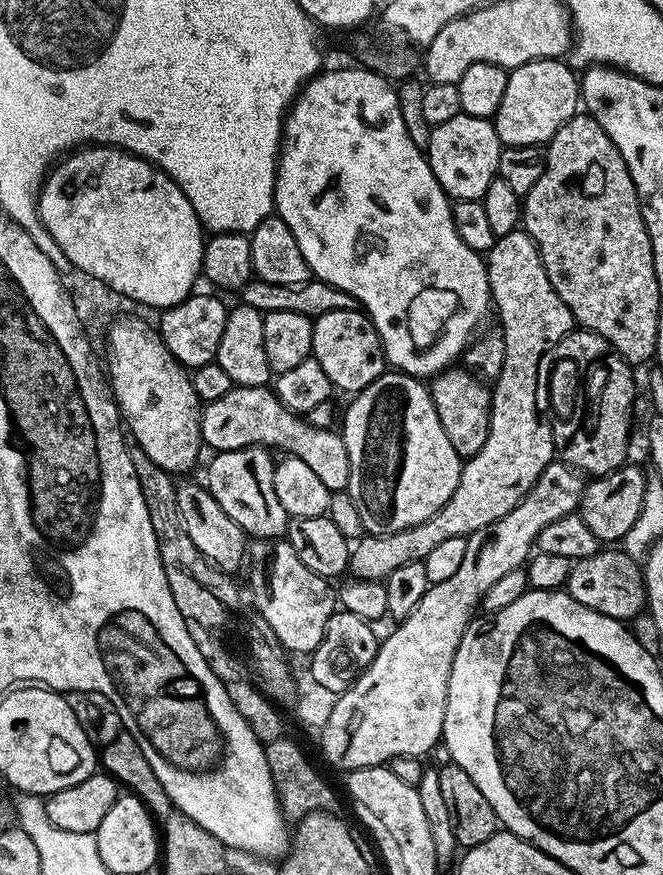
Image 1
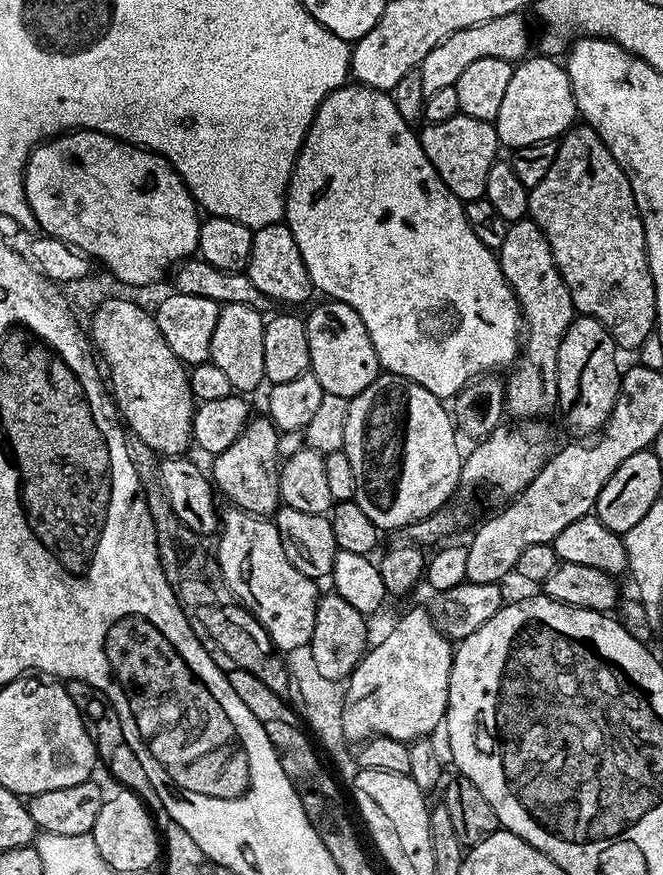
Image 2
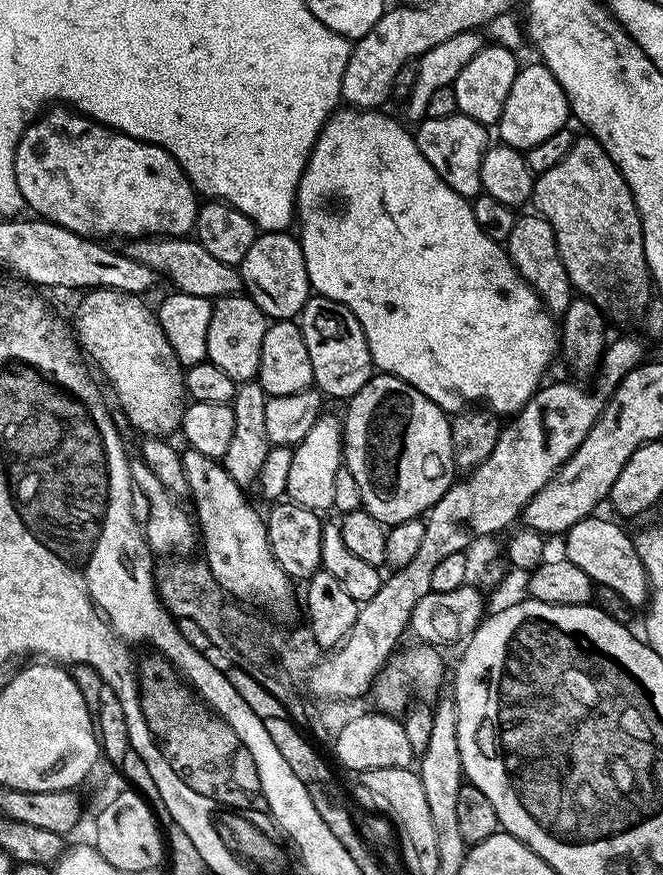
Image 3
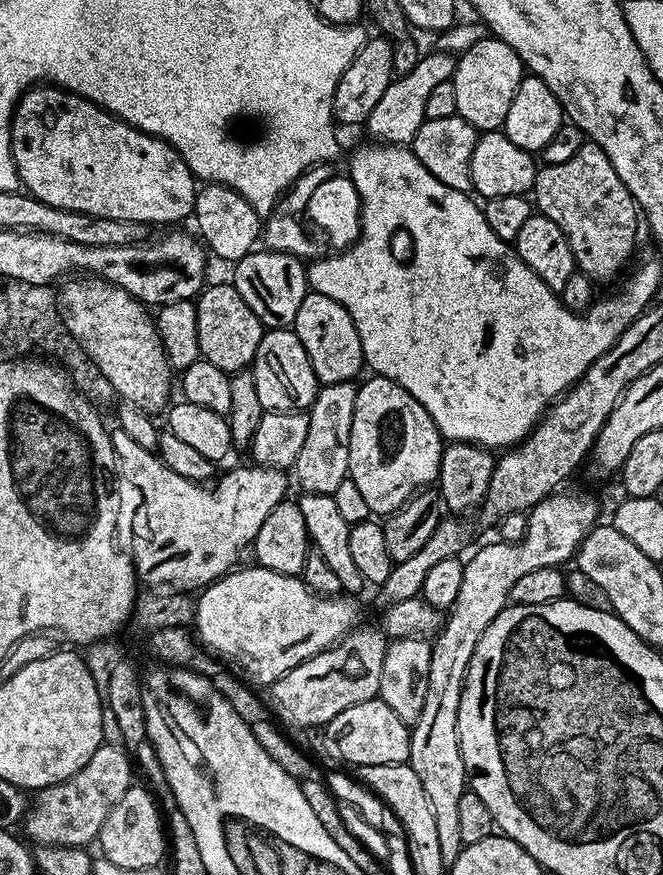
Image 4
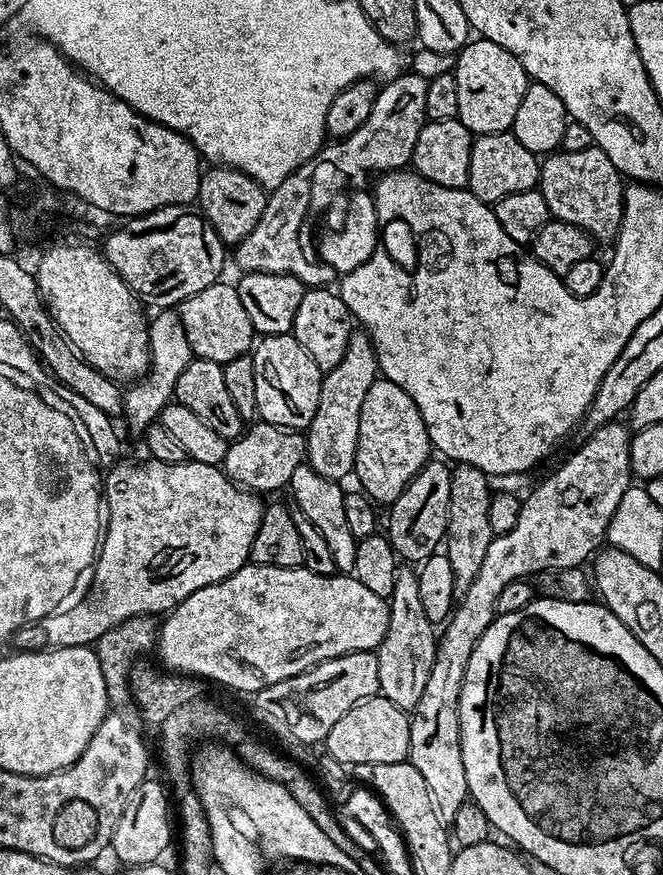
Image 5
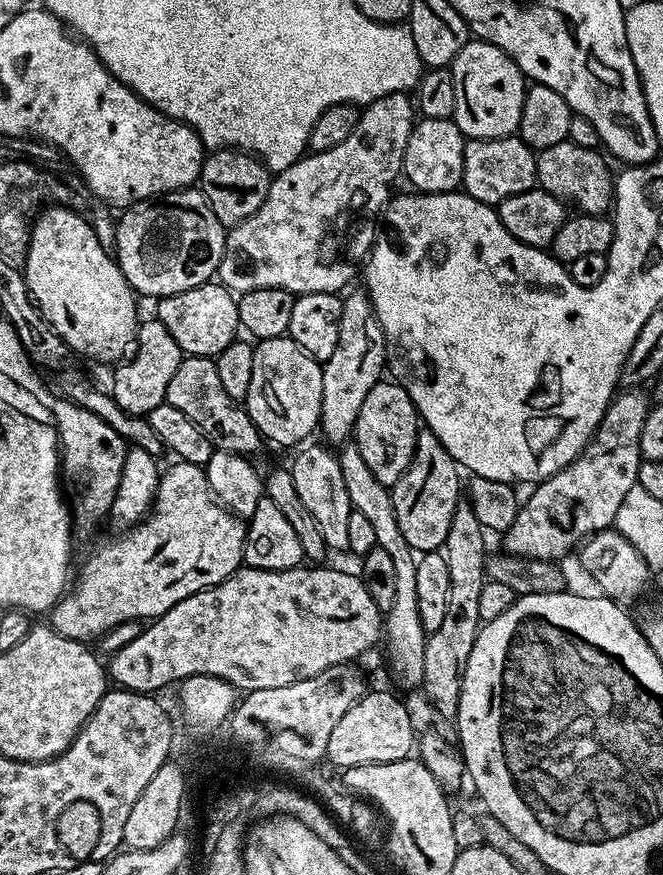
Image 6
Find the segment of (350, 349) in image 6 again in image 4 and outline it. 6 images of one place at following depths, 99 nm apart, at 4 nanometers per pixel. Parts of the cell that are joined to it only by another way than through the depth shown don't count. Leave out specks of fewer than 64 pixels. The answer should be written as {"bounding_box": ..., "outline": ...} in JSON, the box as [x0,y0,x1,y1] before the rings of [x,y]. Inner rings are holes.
{"bounding_box":[294,383,356,496],"outline":[[[355,383],[346,384],[325,384],[316,393],[316,400],[313,402],[310,411],[307,413],[308,429],[306,430],[306,442],[302,446],[302,454],[298,454],[294,465],[294,480],[301,484],[304,492],[314,494],[326,494],[331,496],[342,486],[342,482],[349,479],[348,467],[350,466],[350,430],[354,422],[354,402],[356,401]]]}

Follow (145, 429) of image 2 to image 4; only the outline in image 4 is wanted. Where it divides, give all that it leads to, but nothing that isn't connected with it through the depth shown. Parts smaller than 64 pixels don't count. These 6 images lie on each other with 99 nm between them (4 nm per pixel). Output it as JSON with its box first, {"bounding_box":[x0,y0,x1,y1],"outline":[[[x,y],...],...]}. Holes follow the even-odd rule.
{"bounding_box":[58,278,174,414],"outline":[[[72,278],[68,282],[58,292],[58,315],[64,321],[65,330],[78,340],[82,350],[93,360],[94,368],[109,380],[121,401],[133,404],[147,414],[155,414],[160,407],[163,409],[169,403],[172,388],[174,392],[174,369],[162,346],[153,313],[117,284],[99,278]]]}

